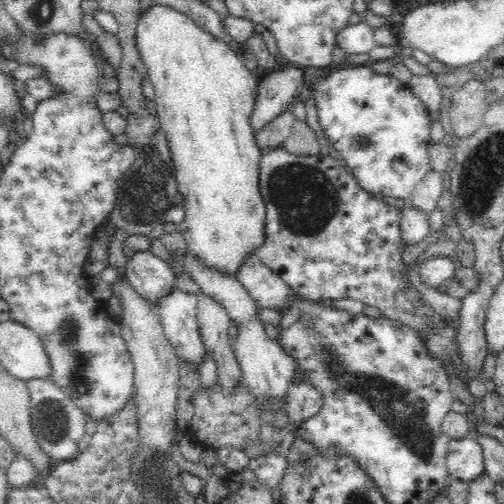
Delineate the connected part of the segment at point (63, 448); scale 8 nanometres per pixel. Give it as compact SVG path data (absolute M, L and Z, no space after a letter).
M34 378L25 381L28 389L33 436L42 451L54 462L71 460L80 451L78 443L85 434L86 416L81 408L49 379Z

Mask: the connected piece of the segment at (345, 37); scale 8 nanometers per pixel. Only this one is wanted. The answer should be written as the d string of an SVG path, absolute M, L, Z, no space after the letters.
M366 21L346 24L336 36L337 45L346 54L364 54L375 47L374 28Z

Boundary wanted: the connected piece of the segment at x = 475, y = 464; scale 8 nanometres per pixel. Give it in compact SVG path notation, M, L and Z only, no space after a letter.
M467 437L451 440L444 462L451 478L466 482L485 472L481 445L476 440L468 440Z

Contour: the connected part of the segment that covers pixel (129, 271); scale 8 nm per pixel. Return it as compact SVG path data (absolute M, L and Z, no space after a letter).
M135 251L127 258L124 276L142 298L158 303L175 288L175 274L152 251Z

